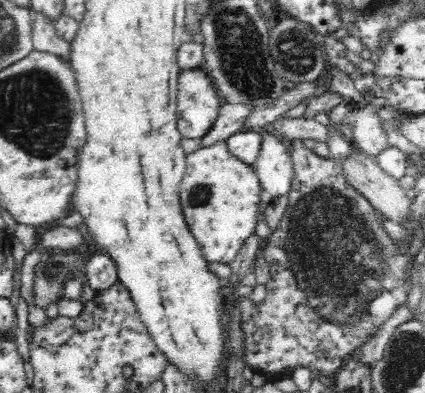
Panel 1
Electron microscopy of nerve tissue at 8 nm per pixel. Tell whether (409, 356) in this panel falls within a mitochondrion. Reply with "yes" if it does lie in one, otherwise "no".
yes

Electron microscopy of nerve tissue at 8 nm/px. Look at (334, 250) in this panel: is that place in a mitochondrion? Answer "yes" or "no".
yes

